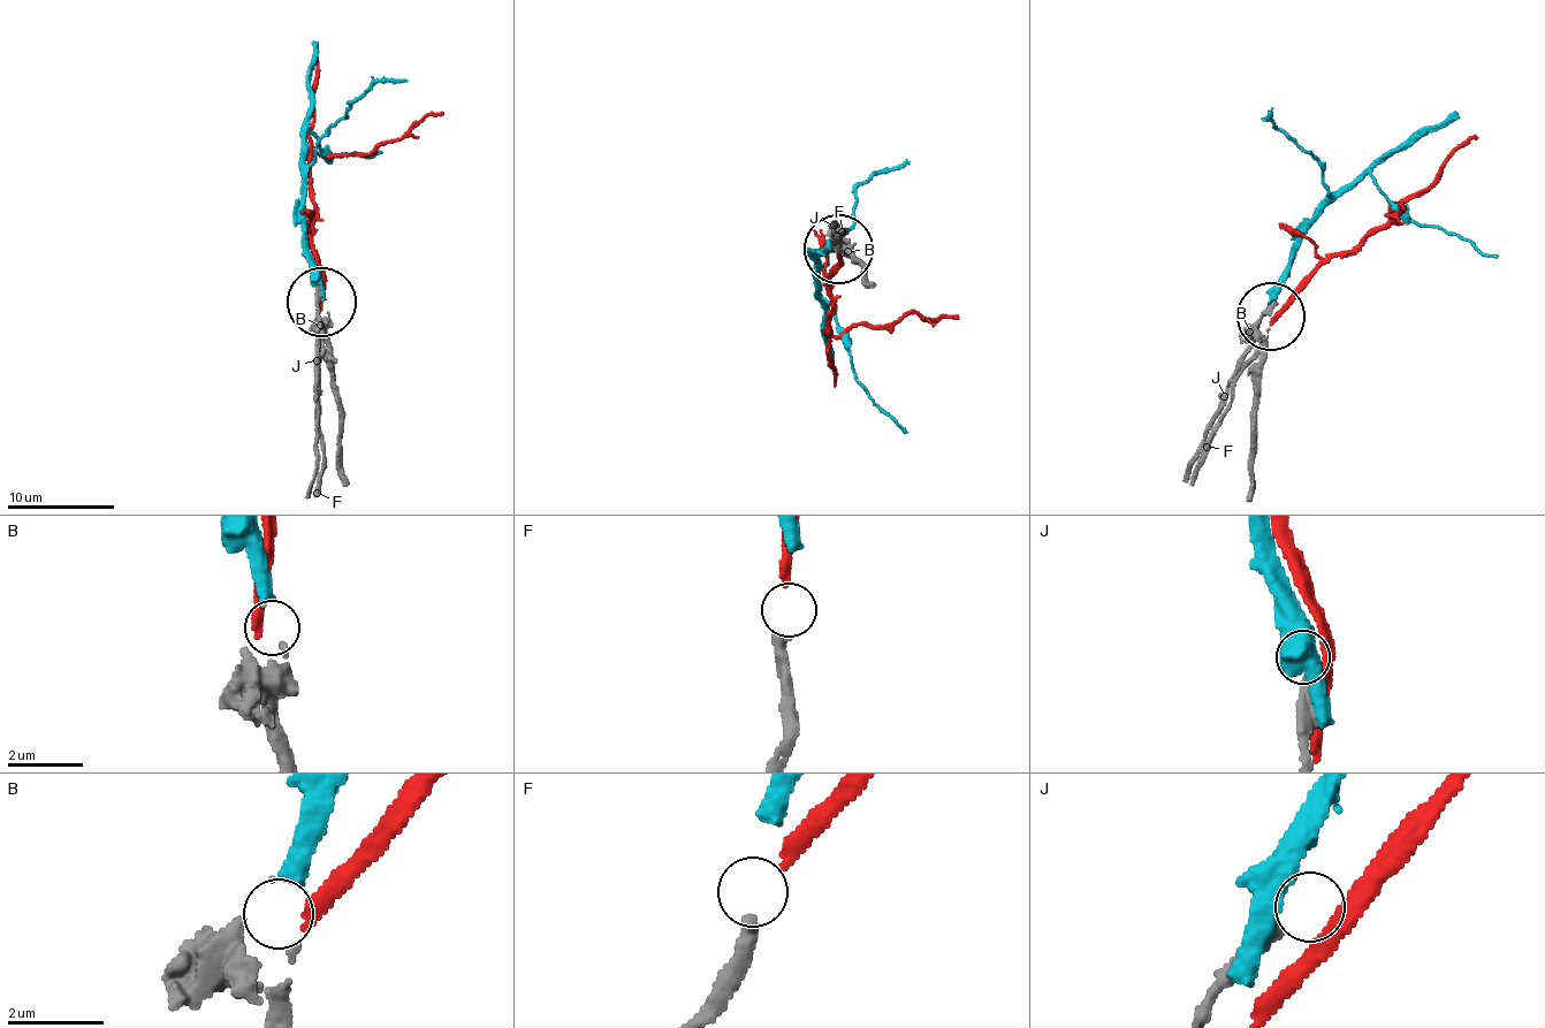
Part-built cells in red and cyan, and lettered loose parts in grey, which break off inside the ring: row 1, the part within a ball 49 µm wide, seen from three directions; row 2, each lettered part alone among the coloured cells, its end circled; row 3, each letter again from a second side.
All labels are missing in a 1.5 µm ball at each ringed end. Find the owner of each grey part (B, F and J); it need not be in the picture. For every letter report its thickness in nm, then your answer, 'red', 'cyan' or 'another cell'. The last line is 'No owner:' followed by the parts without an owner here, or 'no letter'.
B: 110 nm | cyan
F: 320 nm | red
J: 280 nm | another cell
No owner: J

